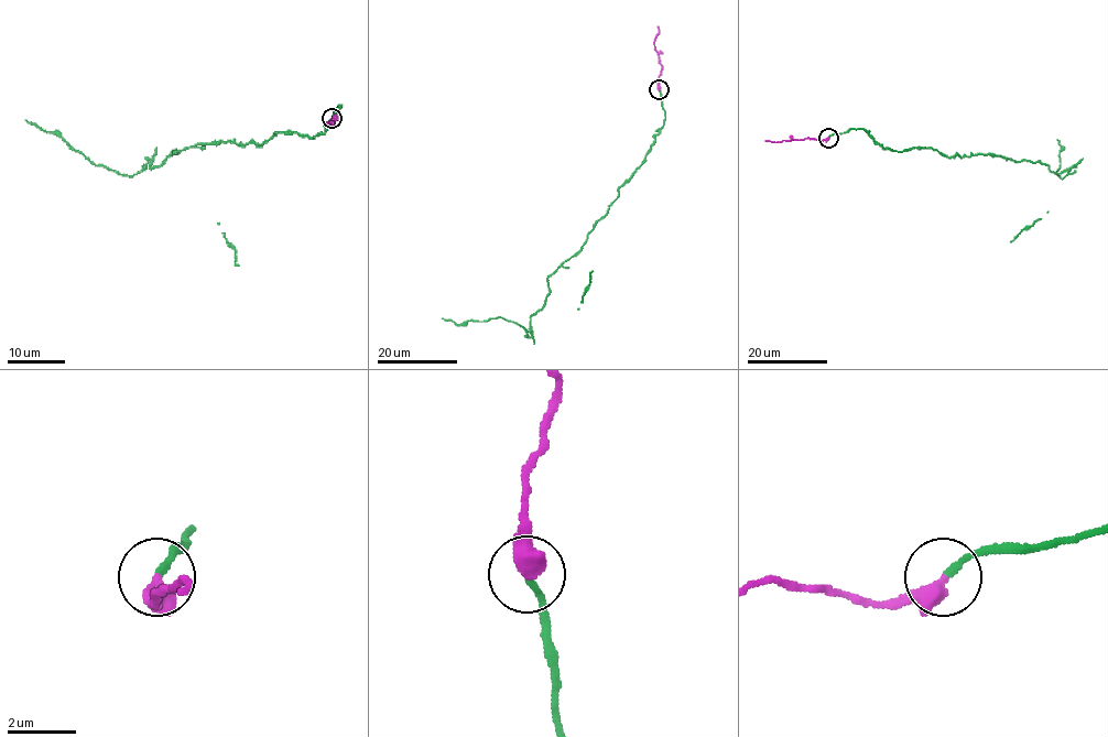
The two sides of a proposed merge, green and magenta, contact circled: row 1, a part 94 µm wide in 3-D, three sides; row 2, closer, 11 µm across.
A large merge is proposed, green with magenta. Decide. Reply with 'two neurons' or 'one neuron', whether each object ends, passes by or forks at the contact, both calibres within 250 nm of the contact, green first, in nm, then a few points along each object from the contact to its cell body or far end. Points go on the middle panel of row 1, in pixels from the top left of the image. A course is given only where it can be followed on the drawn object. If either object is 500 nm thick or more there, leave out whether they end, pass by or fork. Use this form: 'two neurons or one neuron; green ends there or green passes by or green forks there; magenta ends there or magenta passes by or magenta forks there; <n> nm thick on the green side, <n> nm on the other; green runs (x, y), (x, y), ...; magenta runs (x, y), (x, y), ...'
one neuron; green ends there; magenta passes by; 190 nm thick on the green side, 360 nm on the other; green runs (659, 88), (665, 111), (655, 142), (582, 248), (547, 278), (530, 331), (499, 317), (442, 318); magenta runs (659, 88), (662, 65), (654, 47), (658, 26)

